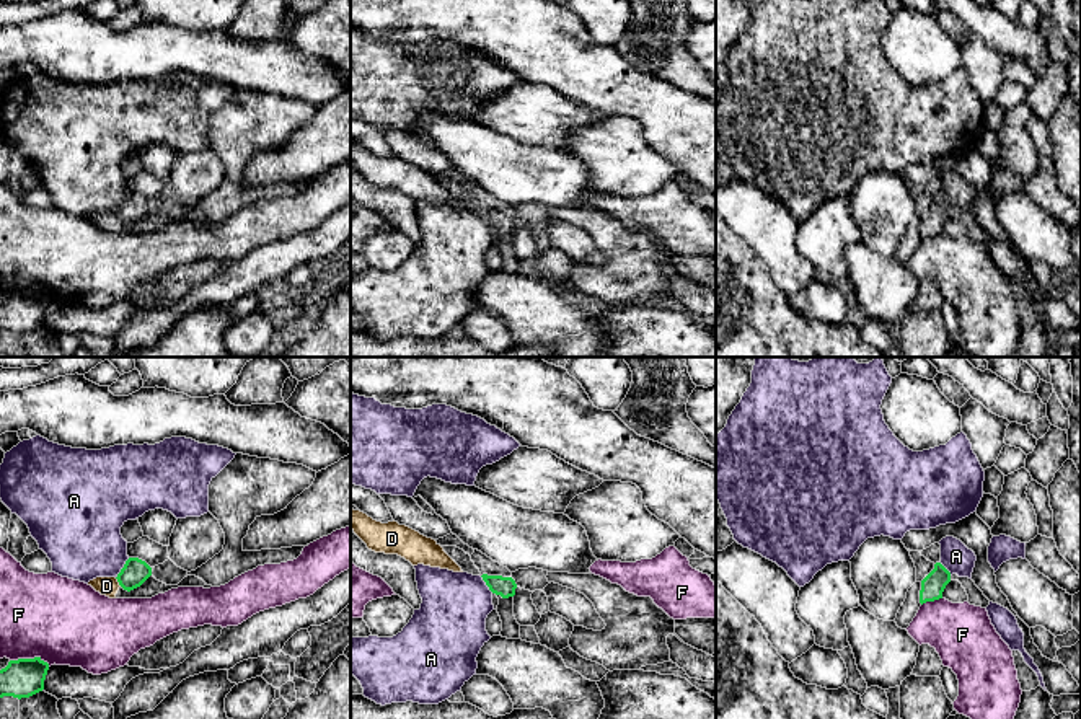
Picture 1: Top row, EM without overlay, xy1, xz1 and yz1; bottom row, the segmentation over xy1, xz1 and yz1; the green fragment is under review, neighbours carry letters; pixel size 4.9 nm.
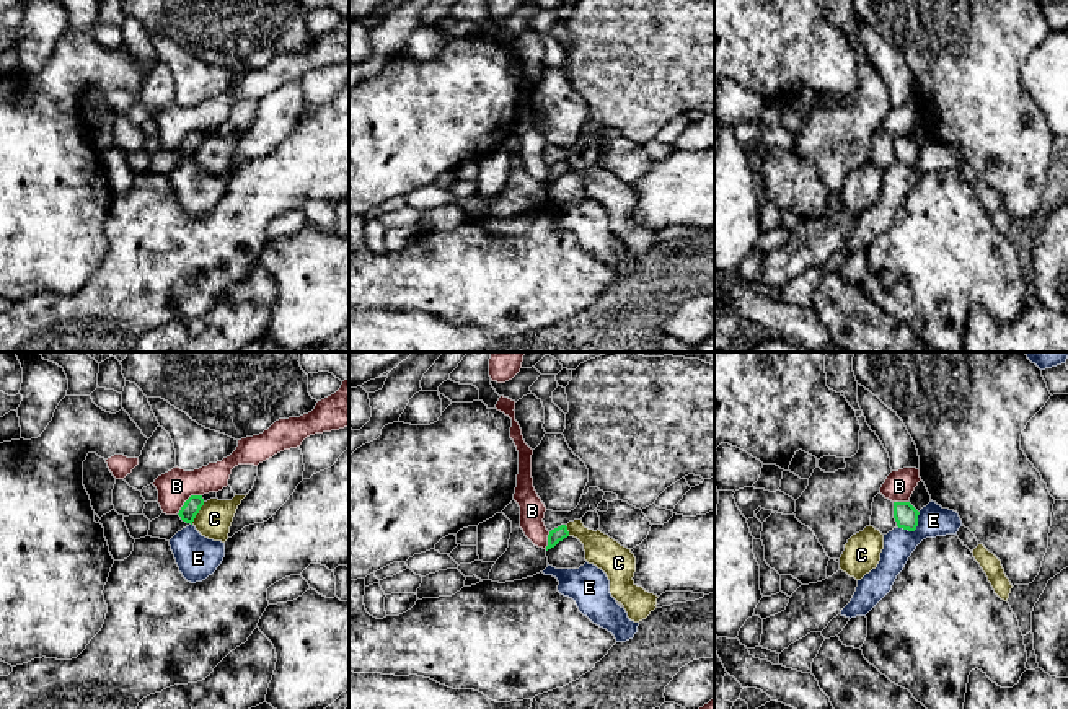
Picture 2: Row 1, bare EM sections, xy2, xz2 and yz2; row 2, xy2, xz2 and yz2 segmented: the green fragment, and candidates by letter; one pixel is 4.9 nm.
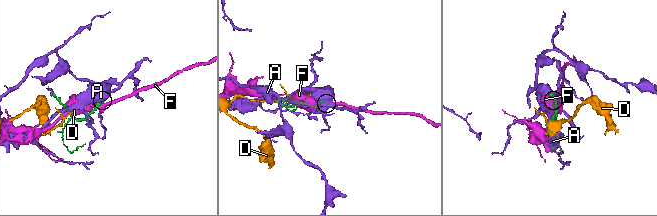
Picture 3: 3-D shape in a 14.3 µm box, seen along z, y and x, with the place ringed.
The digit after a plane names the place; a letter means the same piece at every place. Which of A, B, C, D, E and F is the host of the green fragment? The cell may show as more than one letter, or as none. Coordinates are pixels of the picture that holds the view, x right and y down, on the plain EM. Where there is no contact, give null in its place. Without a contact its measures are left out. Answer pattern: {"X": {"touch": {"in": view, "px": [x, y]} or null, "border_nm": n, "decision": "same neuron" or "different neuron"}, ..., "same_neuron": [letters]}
{"A": {"touch": {"in": "xy1", "px": [123, 202]}, "border_nm": 120, "decision": "different neuron"}, "B": {"touch": {"in": "xy2", "px": [186, 136]}, "border_nm": 160, "decision": "different neuron"}, "C": {"touch": {"in": "xy2", "px": [198, 147]}, "border_nm": 130, "decision": "different neuron"}, "D": {"touch": {"in": "xy1", "px": [118, 216]}, "border_nm": 60, "decision": "different neuron"}, "E": {"touch": {"in": "yz2", "px": [913, 165]}, "border_nm": 140, "decision": "different neuron"}, "F": {"touch": {"in": "xy1", "px": [30, 294]}, "border_nm": 200, "decision": "different neuron"}, "same_neuron": []}

